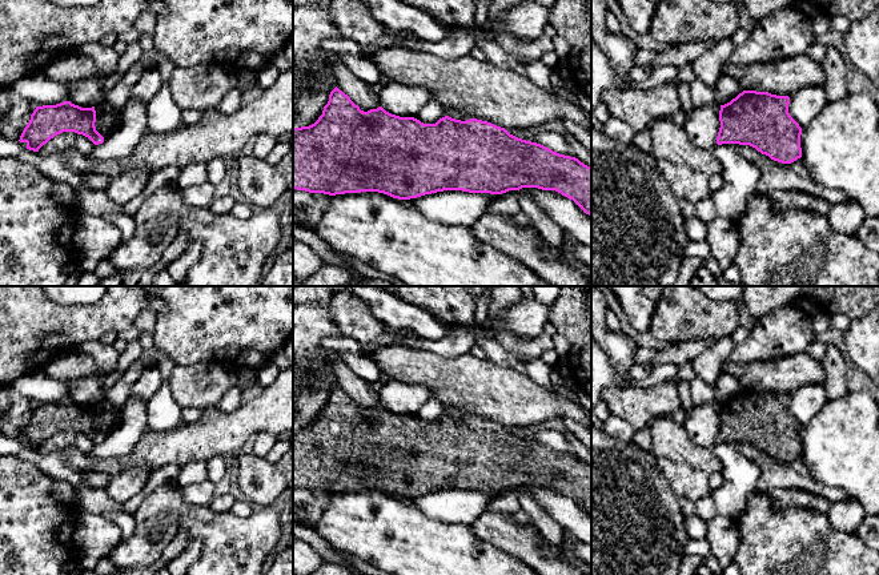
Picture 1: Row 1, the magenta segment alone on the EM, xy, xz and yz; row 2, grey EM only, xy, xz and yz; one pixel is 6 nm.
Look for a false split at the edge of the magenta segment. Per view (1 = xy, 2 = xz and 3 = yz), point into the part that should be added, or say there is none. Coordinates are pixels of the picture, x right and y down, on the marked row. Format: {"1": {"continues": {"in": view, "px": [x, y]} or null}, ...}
{"1": {"continues": null}, "2": {"continues": null}, "3": {"continues": null}}

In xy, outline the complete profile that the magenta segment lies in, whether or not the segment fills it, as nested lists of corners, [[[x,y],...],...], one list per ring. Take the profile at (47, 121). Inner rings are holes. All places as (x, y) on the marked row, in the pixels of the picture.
[[[71,101],[36,106],[19,141],[25,142],[27,149],[39,152],[55,136],[75,132],[99,145],[104,142],[104,137],[96,130],[95,122],[95,106],[81,108]]]

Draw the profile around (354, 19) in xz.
[[[332,0],[332,20],[342,37],[356,41],[361,47],[373,45],[381,37],[401,37],[412,40],[409,29],[390,29],[377,21],[368,5],[360,0]]]

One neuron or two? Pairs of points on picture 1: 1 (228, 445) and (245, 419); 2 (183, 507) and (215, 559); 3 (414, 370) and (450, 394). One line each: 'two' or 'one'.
1: one
2: one
3: one

